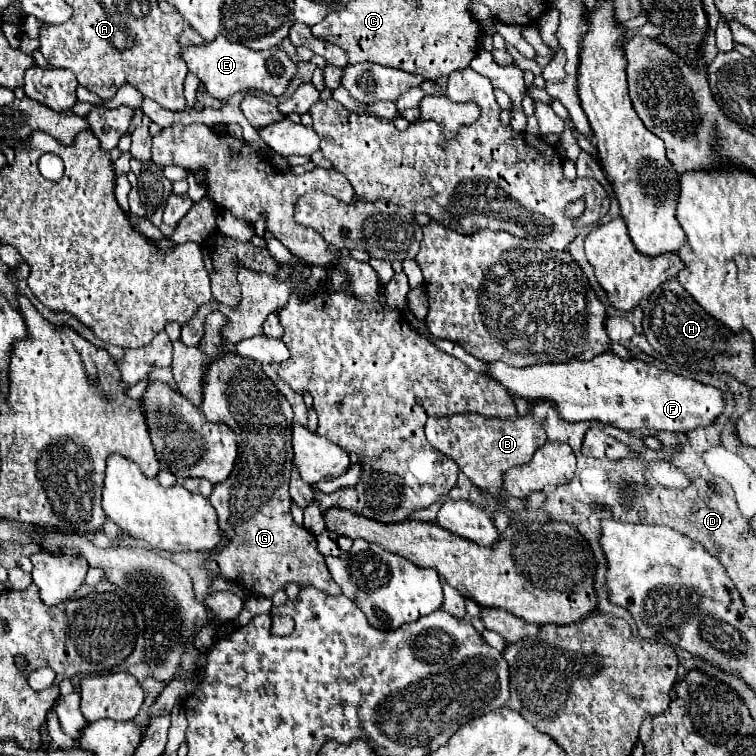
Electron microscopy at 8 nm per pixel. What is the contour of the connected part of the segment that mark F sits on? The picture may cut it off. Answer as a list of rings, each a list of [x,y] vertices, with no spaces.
[[[611,352],[587,362],[571,360],[565,364],[535,364],[529,368],[491,362],[487,372],[491,378],[501,382],[509,394],[533,400],[553,400],[559,406],[561,418],[567,422],[599,420],[621,430],[685,434],[693,428],[715,424],[725,410],[725,398],[719,388],[665,372],[637,358],[623,360]]]

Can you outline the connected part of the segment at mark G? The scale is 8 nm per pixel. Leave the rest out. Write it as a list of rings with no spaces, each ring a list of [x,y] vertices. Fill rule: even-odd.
[[[211,312],[205,318],[205,334],[199,342],[199,348],[205,352],[209,362],[205,364],[205,380],[203,380],[203,402],[201,412],[207,416],[209,422],[223,422],[227,424],[235,436],[239,446],[239,456],[235,460],[235,468],[231,476],[215,484],[209,502],[217,512],[217,524],[223,534],[223,540],[227,540],[227,546],[219,546],[211,558],[205,562],[205,570],[241,584],[255,596],[271,598],[277,590],[283,590],[287,582],[295,584],[313,584],[317,590],[325,594],[341,594],[341,588],[333,582],[327,566],[325,556],[317,552],[315,536],[305,530],[303,526],[295,524],[289,512],[291,496],[289,496],[289,478],[291,478],[291,464],[293,464],[293,448],[291,448],[291,430],[293,430],[293,408],[285,400],[285,396],[275,388],[275,384],[265,376],[261,370],[261,364],[253,360],[249,362],[243,356],[237,356],[237,352],[227,350],[223,330],[229,320],[221,312]]]

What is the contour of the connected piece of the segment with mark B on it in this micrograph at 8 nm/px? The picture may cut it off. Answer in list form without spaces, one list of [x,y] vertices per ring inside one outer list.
[[[531,410],[525,416],[515,416],[509,420],[485,418],[481,414],[471,414],[471,412],[461,412],[455,416],[441,416],[441,418],[427,418],[425,434],[429,436],[429,444],[433,448],[453,458],[459,470],[475,486],[489,490],[493,496],[501,488],[501,472],[513,466],[527,464],[533,458],[535,450],[547,442],[545,430],[541,428],[541,422],[533,418]]]

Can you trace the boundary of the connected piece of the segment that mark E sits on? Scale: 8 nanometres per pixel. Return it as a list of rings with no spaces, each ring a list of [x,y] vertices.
[[[219,36],[217,40],[207,42],[205,46],[185,48],[183,60],[187,62],[189,72],[193,72],[203,82],[207,92],[221,102],[227,102],[237,92],[243,92],[243,94],[265,92],[271,96],[281,96],[299,70],[297,62],[281,48],[255,52],[251,48],[245,48],[243,44],[225,40],[225,36]]]

